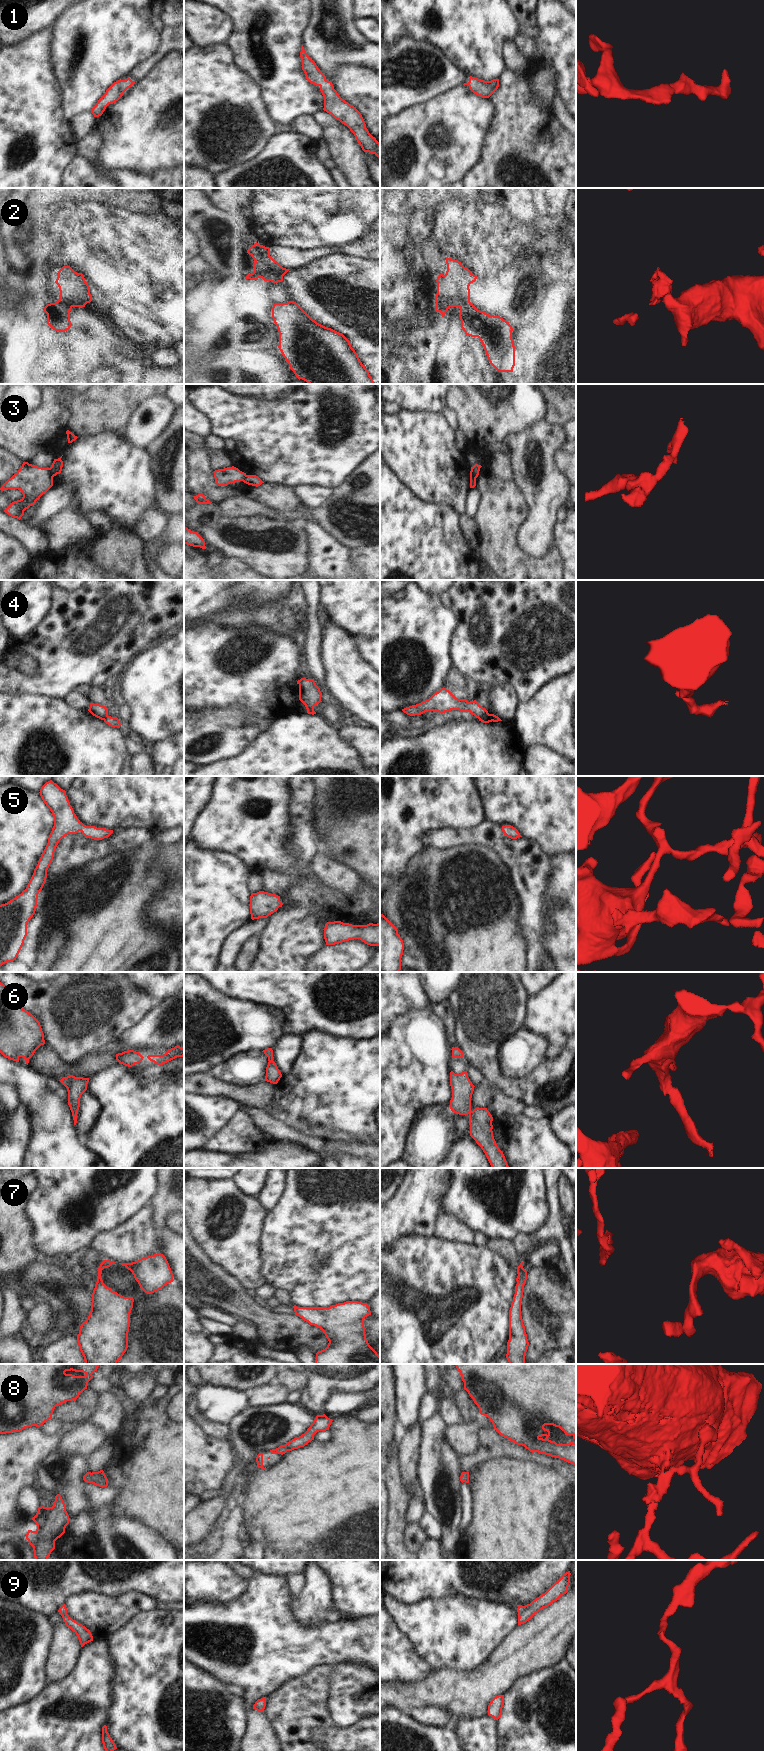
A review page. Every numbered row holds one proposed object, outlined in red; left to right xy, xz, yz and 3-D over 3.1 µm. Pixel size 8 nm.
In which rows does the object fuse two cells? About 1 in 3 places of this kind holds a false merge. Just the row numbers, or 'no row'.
2, 3, 4

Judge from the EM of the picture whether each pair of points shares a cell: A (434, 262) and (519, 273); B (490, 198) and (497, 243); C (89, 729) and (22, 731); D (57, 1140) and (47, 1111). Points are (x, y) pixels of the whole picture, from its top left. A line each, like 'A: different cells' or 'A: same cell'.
A: same cell
B: different cells
C: same cell
D: same cell

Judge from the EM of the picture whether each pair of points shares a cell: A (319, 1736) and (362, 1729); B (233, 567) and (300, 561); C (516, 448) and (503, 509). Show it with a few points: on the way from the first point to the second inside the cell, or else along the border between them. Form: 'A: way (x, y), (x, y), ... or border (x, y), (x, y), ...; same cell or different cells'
A: way (330, 1736), (351, 1736); same cell
B: border (227, 557), (237, 557), (254, 569); different cells
C: border (513, 480), (526, 500); different cells

